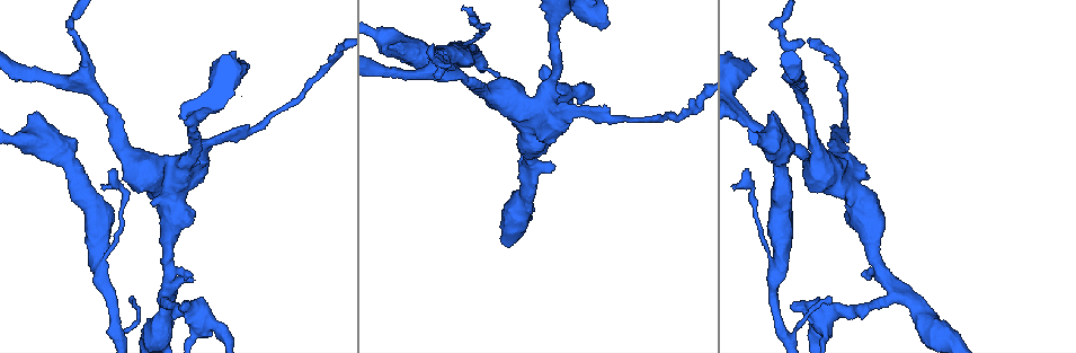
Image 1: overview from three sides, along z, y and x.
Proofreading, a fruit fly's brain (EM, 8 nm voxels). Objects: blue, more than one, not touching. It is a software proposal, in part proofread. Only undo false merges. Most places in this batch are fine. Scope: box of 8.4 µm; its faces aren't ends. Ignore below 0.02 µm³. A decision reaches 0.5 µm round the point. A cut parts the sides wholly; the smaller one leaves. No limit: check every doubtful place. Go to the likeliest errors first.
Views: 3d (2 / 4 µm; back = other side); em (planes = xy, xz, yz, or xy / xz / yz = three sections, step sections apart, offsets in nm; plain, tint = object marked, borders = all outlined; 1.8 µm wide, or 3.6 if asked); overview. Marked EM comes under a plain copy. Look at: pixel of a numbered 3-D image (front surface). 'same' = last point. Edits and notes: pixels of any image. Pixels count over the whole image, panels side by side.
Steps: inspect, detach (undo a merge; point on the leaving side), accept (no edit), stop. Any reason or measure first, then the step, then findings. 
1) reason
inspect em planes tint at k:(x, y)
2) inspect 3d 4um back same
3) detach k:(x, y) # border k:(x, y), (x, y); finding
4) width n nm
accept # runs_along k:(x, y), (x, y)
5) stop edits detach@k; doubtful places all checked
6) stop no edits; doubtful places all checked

branch point
inspect 3d 2um at 1:(892, 286)

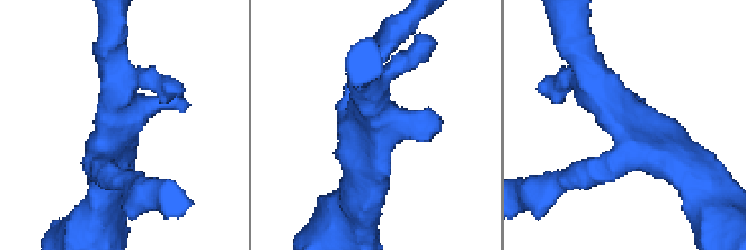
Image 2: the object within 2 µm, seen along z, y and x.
now the EM
inspect em planes tint at 2:(373, 123)

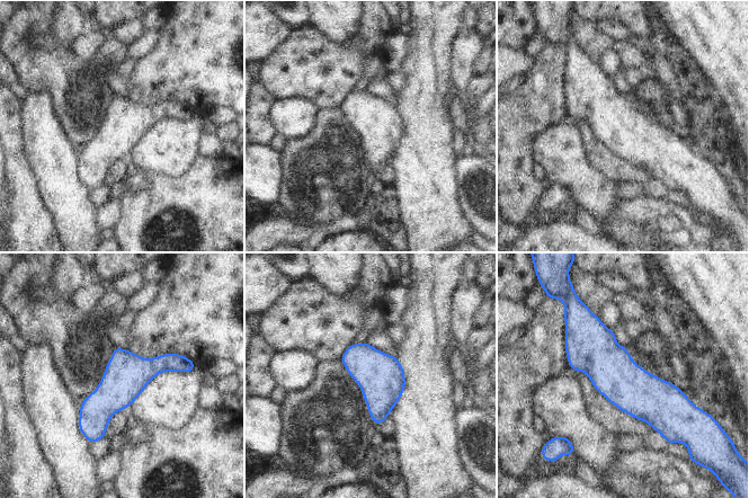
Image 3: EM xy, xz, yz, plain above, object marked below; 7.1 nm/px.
accept # one cell here

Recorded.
abrupt turn
inspect em xy step 4 tint at 1:(71, 29)

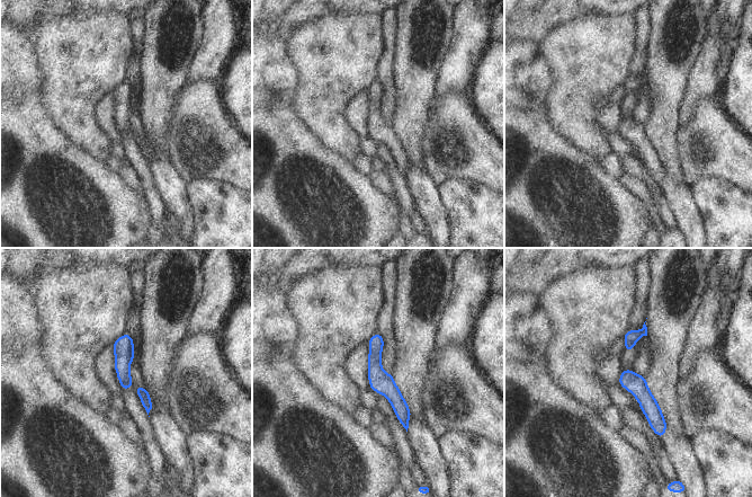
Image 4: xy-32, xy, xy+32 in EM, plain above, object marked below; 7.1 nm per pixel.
another direction
inspect em planes borders same

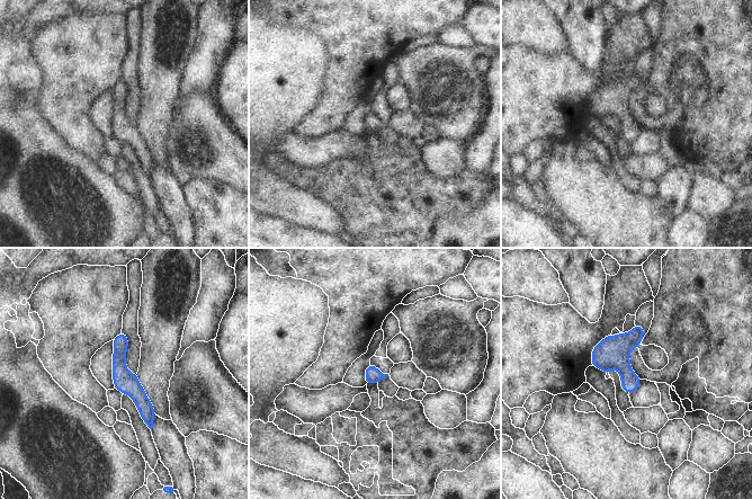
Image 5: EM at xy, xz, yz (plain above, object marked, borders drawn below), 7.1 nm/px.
accept # runs_along 5:(122, 336), (119, 373), (150, 424); continuous, no second cell

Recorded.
sharp bend
inspect 3d 4um back at 1:(171, 171)

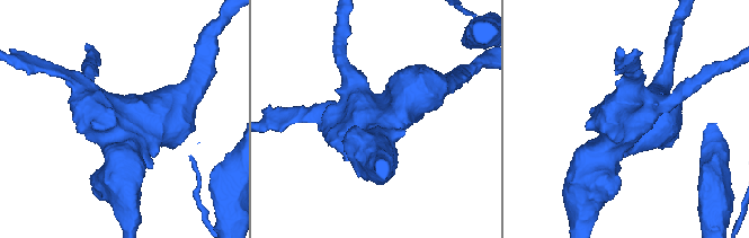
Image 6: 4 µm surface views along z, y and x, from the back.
inspect em xy step 16 tint at 6:(635, 112)

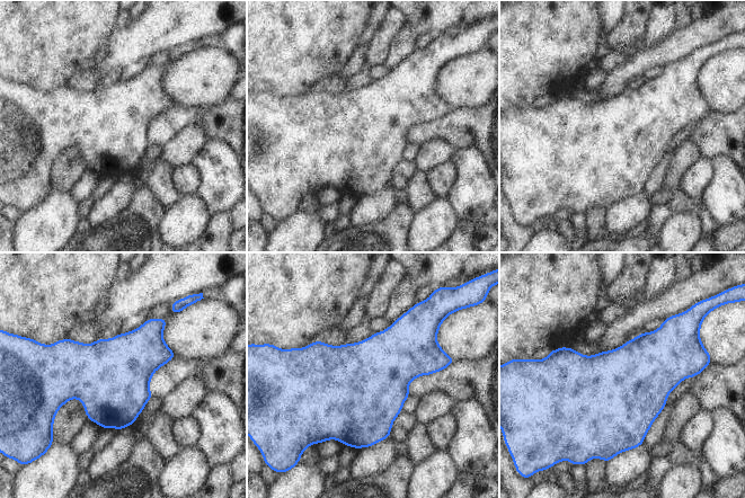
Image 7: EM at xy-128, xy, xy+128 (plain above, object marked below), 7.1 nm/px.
another direction
inspect em planes borders same

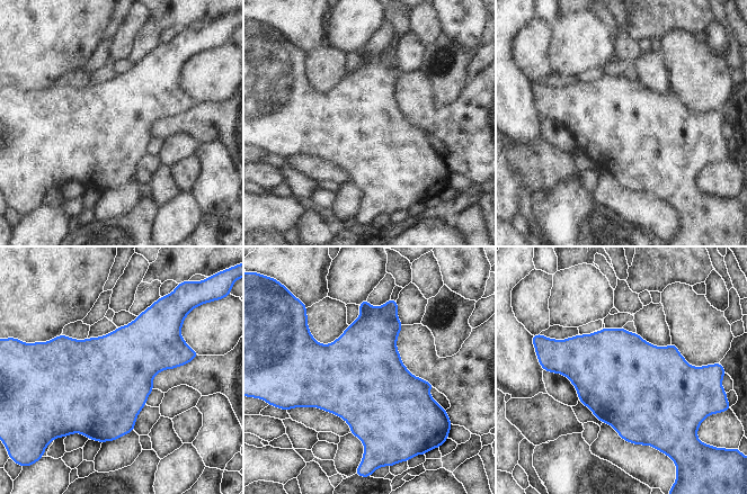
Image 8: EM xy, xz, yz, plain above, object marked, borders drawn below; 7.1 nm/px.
accept # continuous, no second cell

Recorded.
calibre changes
inspect em planes tint at 1:(558, 99)

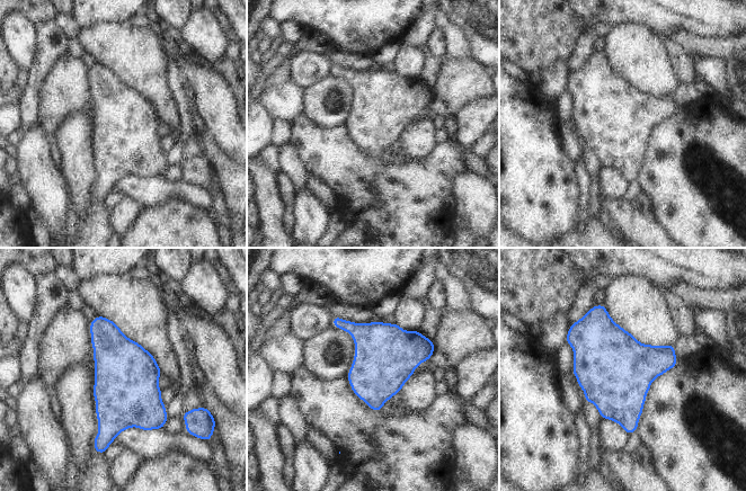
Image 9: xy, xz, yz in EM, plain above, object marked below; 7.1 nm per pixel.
width 440 nm
accept # continuous, no second cell

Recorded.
stop no edits; doubtful places all checked

